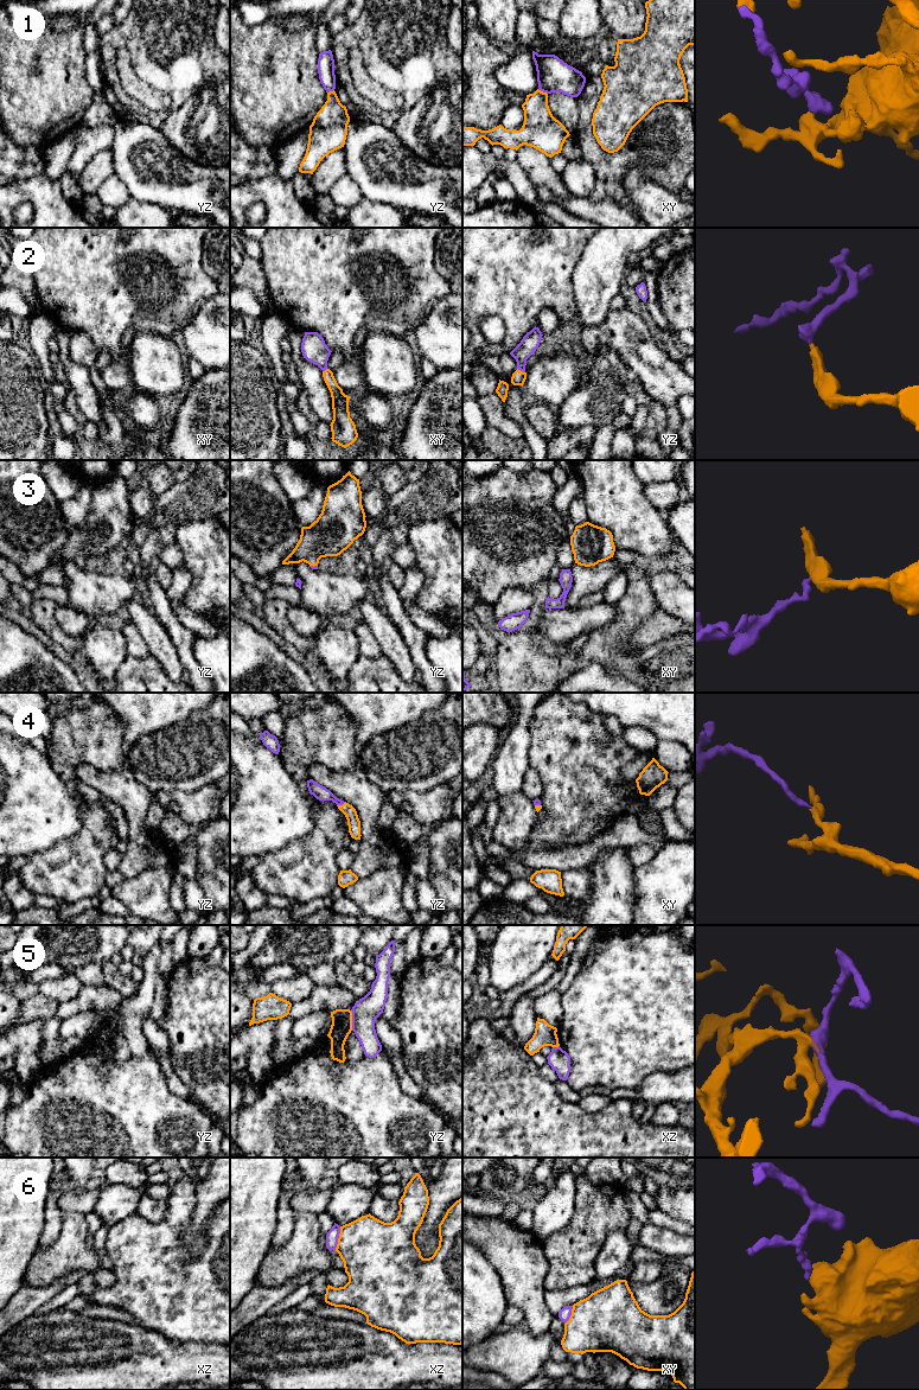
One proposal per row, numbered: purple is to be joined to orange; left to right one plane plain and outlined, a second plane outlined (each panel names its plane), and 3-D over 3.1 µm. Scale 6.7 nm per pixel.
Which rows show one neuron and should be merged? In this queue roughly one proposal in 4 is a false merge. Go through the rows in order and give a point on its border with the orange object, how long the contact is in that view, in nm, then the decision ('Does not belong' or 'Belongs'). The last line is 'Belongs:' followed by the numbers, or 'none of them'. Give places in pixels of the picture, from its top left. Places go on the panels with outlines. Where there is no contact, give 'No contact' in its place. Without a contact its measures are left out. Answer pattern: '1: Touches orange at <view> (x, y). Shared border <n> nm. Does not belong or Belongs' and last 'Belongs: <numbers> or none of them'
1: Touches orange at xy (542, 91). Shared border 80 nm. Does not belong
2: Touches orange at yz (519, 370). Shared border 70 nm. Belongs
3: Touches orange at yz (314, 565). Shared border 50 nm. Belongs
4: Touches orange at yz (340, 805). Shared border 70 nm. Belongs
5: Touches orange at yz (351, 1020). Shared border 140 nm. Does not belong
6: Touches orange at xz (338, 1238). Shared border 170 nm. Does not belong
Belongs: 2, 3, 4

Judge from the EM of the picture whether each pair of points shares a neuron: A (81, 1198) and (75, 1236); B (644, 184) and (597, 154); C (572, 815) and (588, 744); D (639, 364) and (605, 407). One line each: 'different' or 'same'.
A: different
B: different
C: same
D: different

